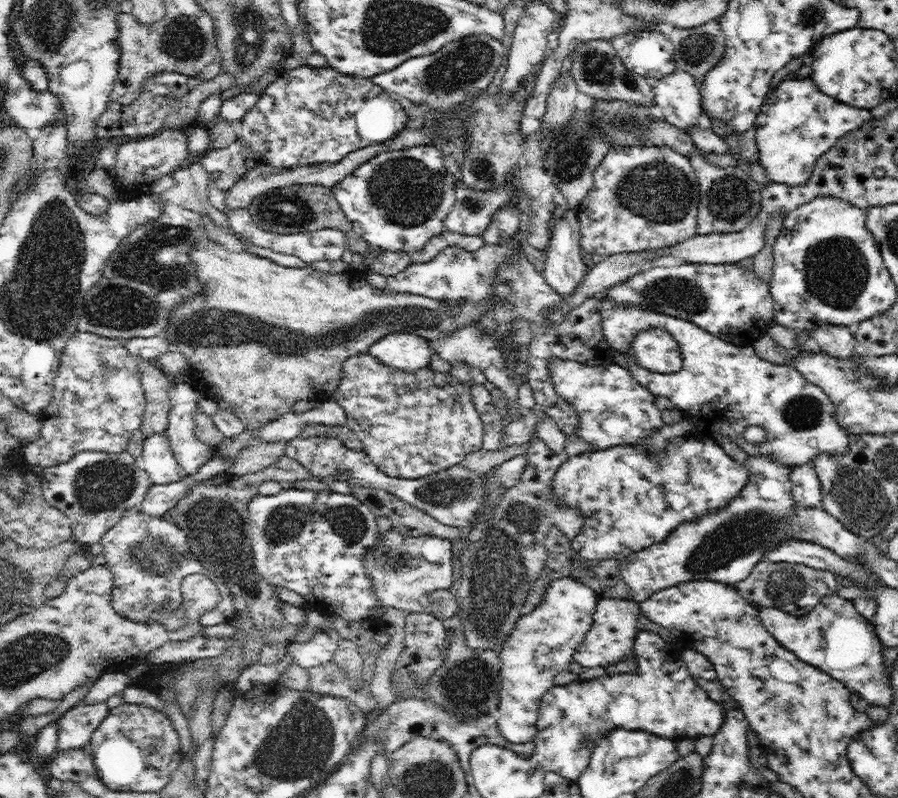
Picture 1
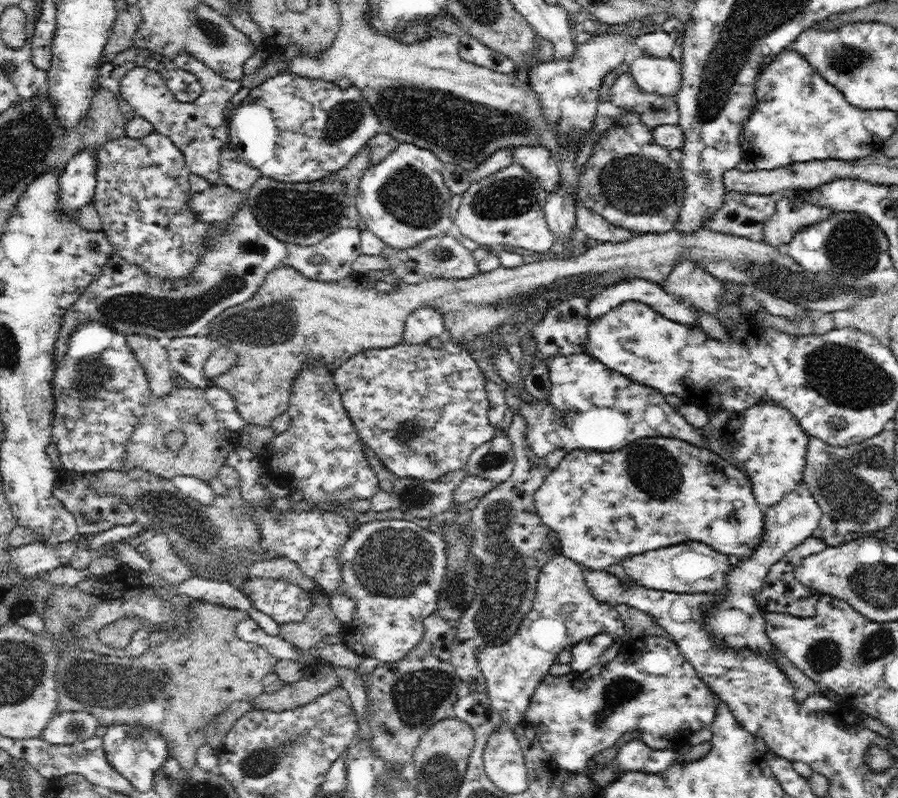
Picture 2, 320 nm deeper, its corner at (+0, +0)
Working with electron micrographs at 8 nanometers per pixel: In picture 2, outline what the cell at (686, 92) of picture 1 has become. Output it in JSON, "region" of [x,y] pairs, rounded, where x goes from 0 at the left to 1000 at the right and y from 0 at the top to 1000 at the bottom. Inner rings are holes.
{"region":[[[715,66],[700,84],[704,98],[717,115],[742,120],[756,114],[759,84],[748,71],[733,73]]]}

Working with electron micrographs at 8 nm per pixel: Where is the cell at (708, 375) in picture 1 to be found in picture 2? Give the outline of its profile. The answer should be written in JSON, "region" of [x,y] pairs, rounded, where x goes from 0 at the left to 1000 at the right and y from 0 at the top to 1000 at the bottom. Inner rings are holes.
{"region":[[[709,348],[676,358],[668,368],[655,377],[654,396],[668,397],[695,377],[713,377],[722,381],[731,391],[746,401],[777,407],[777,397],[771,382],[763,382],[755,372],[746,370],[735,355]]]}

